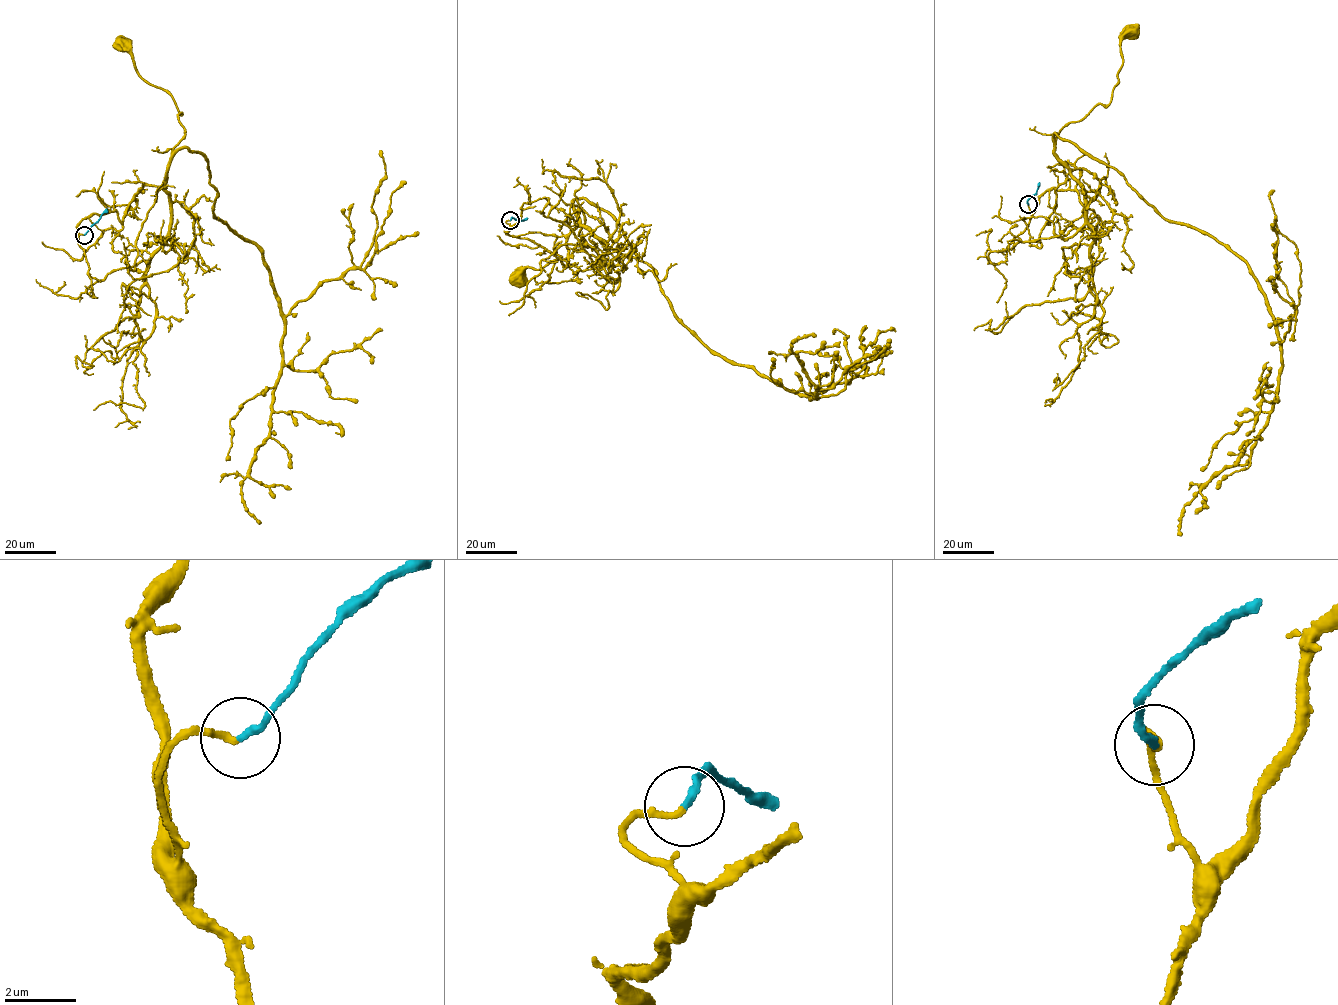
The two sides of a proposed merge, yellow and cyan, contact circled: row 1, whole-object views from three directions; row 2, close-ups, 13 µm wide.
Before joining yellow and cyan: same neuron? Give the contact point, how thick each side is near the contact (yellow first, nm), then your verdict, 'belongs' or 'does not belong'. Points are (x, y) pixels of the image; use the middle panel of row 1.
(510, 220) | 180/200 nm | belongs

